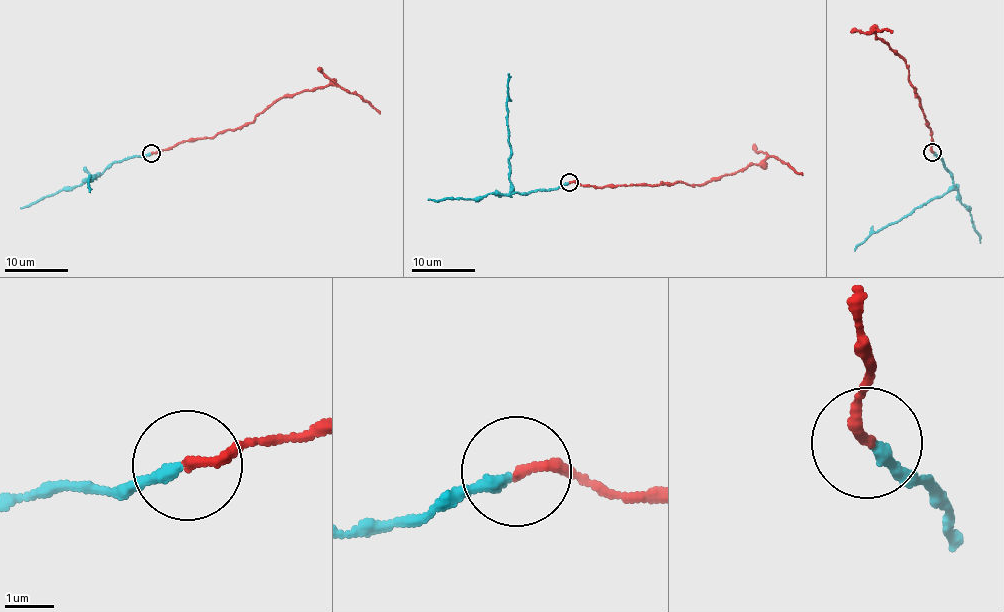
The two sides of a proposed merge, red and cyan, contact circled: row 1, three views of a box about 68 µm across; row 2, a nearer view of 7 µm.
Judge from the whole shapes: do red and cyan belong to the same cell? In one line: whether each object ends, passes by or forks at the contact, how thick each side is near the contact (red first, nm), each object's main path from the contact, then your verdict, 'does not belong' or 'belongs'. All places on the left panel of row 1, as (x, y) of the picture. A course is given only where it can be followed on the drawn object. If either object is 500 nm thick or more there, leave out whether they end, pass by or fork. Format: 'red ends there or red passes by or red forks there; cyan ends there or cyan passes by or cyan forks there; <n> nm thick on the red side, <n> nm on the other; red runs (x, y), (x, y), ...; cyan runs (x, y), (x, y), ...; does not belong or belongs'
red ends there; cyan ends there; 200 nm thick on the red side, 240 nm on the other; red runs (152, 153), (247, 125), (277, 99), (334, 84), (368, 102), (379, 114); cyan runs (150, 153), (112, 162), (96, 176), (93, 175), (95, 177), (91, 181), (88, 179), (89, 191); does not belong

